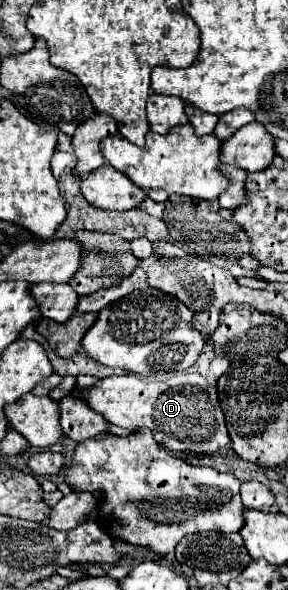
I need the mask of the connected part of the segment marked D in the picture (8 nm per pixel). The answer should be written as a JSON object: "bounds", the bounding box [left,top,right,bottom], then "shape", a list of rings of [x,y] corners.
{"bounds":[71,373,231,453],"shape":[[[199,373],[175,375],[167,381],[143,381],[137,375],[105,377],[83,393],[73,389],[71,395],[81,397],[91,409],[99,411],[99,415],[113,425],[129,431],[139,427],[151,429],[155,441],[171,451],[215,453],[231,443],[217,399],[217,387]]]}

